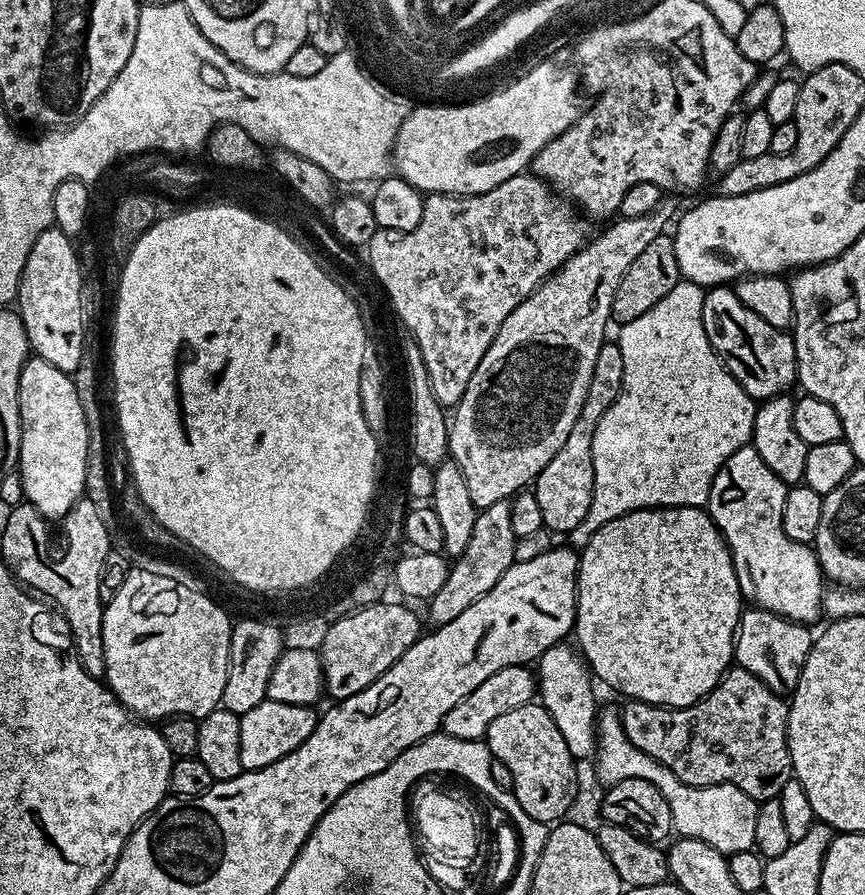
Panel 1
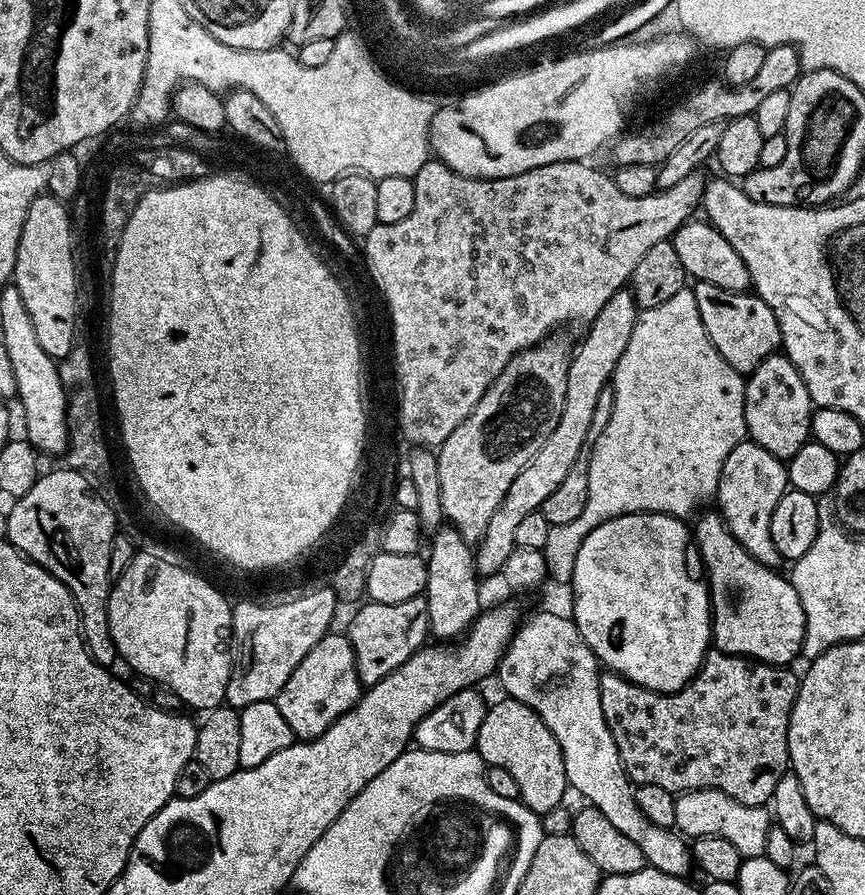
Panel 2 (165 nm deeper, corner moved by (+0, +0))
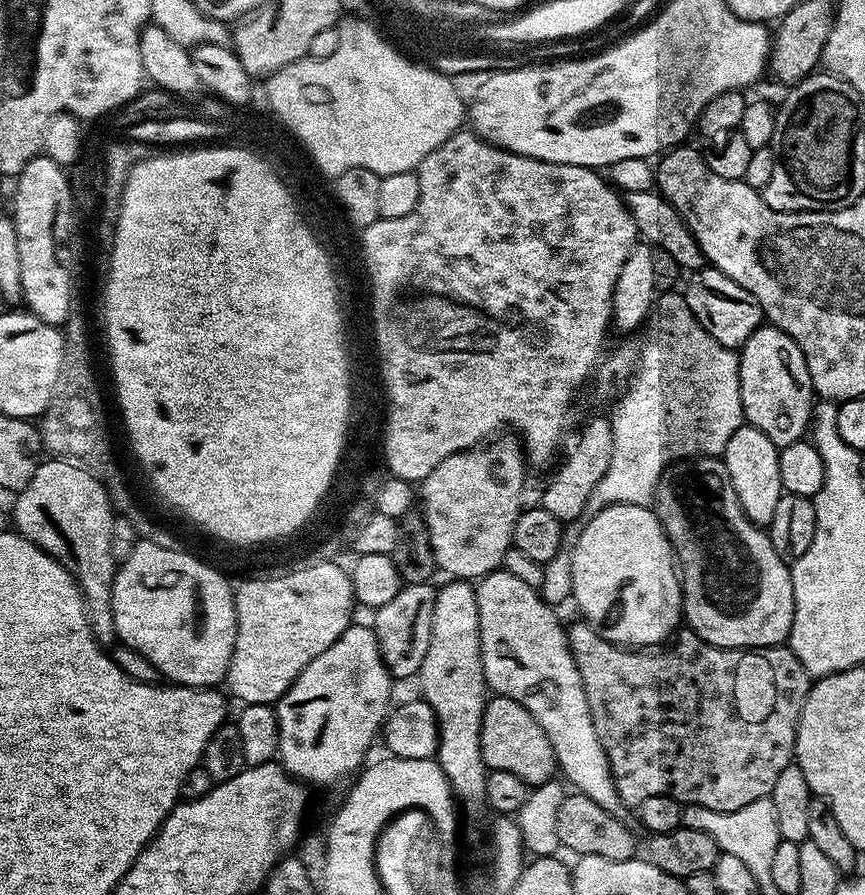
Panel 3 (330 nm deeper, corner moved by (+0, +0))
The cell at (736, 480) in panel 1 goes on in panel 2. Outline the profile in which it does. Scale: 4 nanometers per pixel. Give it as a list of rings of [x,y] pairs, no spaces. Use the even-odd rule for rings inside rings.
[[[747,438],[734,446],[734,450],[730,450],[730,458],[726,458],[722,466],[714,497],[715,503],[720,503],[718,511],[728,523],[734,538],[738,538],[741,546],[767,568],[776,568],[781,563],[778,550],[774,550],[774,538],[770,538],[770,514],[774,514],[778,498],[782,498],[782,494],[789,488],[785,461],[762,450],[762,446]]]

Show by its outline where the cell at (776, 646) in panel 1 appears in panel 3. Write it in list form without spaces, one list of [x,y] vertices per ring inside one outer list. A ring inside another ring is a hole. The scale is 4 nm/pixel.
[[[697,456],[668,465],[656,483],[654,511],[678,561],[684,590],[682,616],[687,627],[719,648],[775,648],[783,645],[794,622],[792,570],[778,550],[774,550],[767,531],[746,518],[723,459],[720,456]]]

